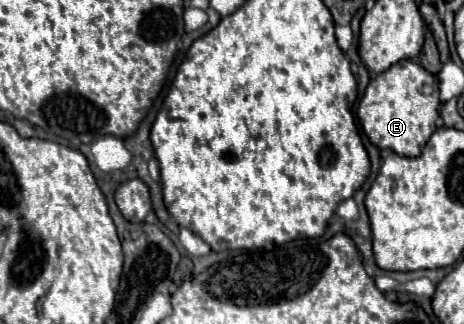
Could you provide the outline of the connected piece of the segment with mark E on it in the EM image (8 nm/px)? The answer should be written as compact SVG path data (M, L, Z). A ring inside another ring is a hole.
M398 61L370 81L358 105L358 121L378 149L392 149L404 157L418 157L438 125L438 79L420 63Z

